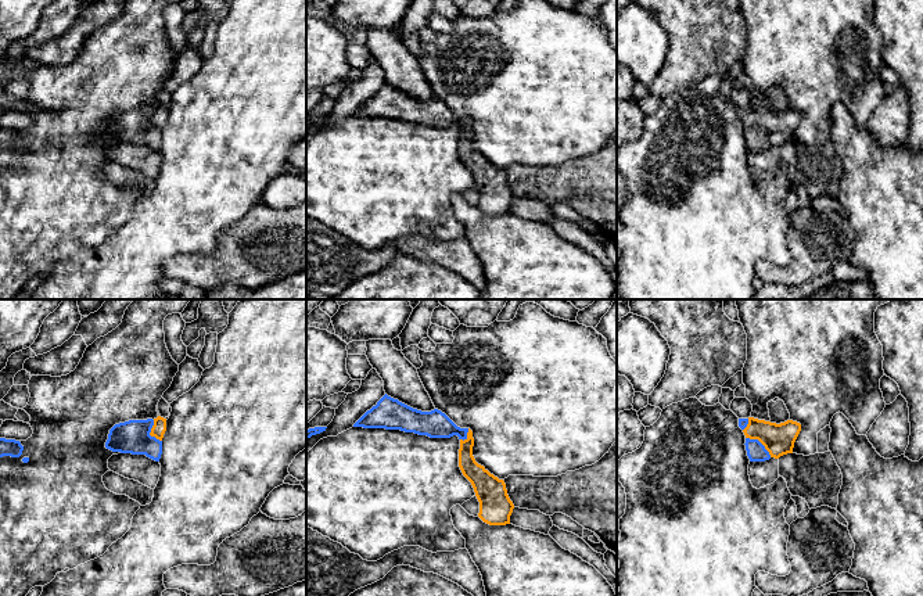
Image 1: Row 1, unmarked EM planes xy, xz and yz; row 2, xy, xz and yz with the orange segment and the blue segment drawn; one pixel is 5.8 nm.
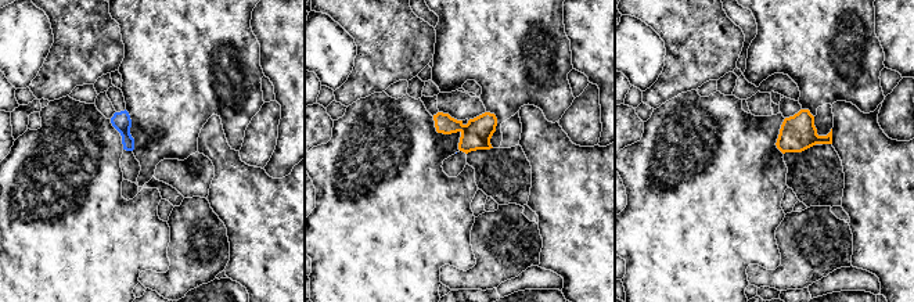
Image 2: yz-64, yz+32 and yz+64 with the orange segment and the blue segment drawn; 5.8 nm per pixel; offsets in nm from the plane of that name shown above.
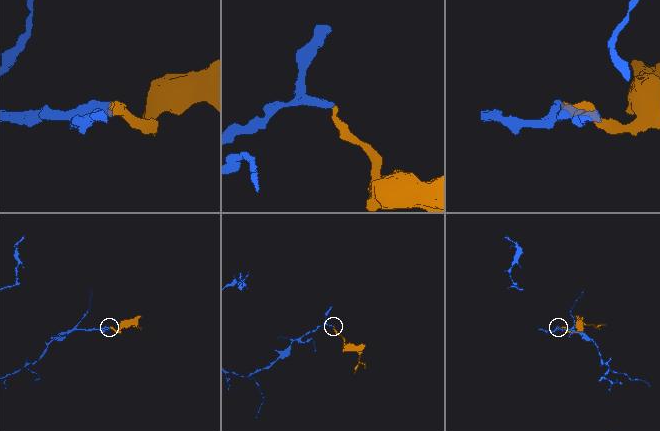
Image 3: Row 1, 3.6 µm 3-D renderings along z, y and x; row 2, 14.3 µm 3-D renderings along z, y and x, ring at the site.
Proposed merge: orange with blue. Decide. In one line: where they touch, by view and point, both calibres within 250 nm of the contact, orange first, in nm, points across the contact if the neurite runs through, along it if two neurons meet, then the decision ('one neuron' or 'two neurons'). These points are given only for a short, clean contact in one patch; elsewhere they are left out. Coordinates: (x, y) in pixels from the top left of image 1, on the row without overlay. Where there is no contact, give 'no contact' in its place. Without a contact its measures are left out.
meets orange in yz at (760, 130); 180 nm thick on the orange side, 110 nm on the other; runs through yz (778, 129), (760, 130), (756, 140); one neuron

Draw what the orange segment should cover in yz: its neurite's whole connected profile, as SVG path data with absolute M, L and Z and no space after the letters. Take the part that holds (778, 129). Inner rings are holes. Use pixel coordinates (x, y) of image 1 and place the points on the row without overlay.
M754 107L739 108L739 116L746 125L746 140L750 151L765 151L793 143L801 114L793 109L776 114Z

